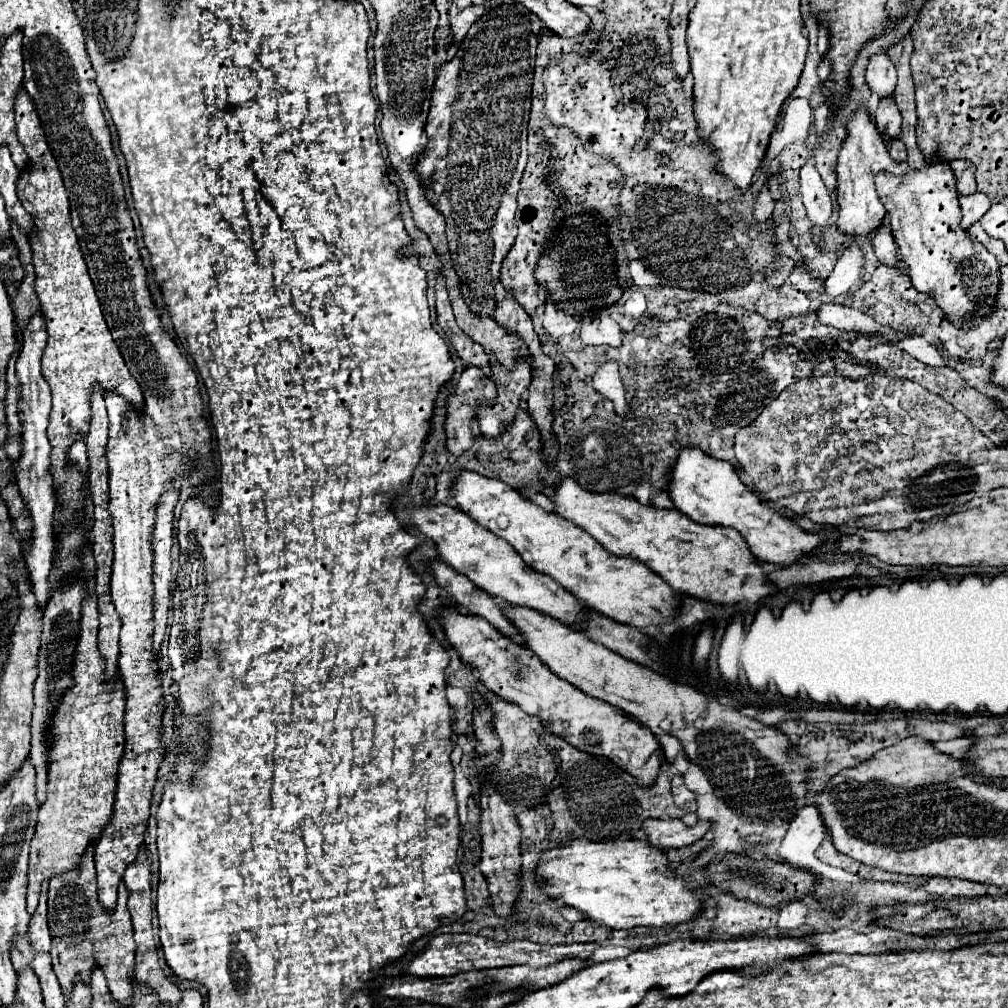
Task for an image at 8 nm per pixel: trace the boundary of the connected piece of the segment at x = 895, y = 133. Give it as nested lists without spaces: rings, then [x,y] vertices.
[[[892,97],[880,101],[880,107],[876,111],[874,121],[876,121],[876,127],[878,127],[882,137],[888,137],[888,141],[900,139],[900,133],[902,133],[900,123],[902,123],[902,119],[900,119],[900,111],[898,111]]]

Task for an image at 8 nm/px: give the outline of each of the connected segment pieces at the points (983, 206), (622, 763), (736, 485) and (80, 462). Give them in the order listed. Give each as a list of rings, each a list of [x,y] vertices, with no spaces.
[[[972,193],[966,197],[960,197],[960,209],[962,209],[962,229],[968,229],[976,221],[984,217],[984,213],[990,209],[990,199],[982,193]]]
[[[452,607],[440,613],[440,621],[444,625],[448,641],[462,655],[462,661],[472,663],[478,669],[484,685],[492,689],[498,697],[512,701],[520,705],[524,713],[538,717],[550,733],[562,737],[572,747],[590,755],[602,755],[610,759],[620,769],[630,773],[640,783],[640,787],[652,787],[654,779],[660,773],[664,755],[660,749],[660,741],[646,725],[622,713],[618,707],[594,699],[568,681],[556,677],[528,647],[514,643],[486,619],[460,615]]]
[[[688,447],[678,457],[678,463],[674,467],[674,479],[670,483],[670,497],[676,509],[688,515],[692,521],[698,521],[702,525],[722,525],[736,529],[748,541],[752,553],[758,559],[764,559],[764,563],[776,563],[782,567],[792,565],[824,543],[824,537],[800,529],[794,521],[768,507],[740,481],[730,463],[710,459],[710,455],[702,455],[698,447]]]
[[[78,437],[76,443],[70,447],[70,461],[72,461],[78,469],[82,469],[84,473],[88,471],[88,455],[86,455],[86,445],[84,445],[82,437]]]

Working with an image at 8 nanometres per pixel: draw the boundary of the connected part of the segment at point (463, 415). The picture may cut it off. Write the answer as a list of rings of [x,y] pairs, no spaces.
[[[466,367],[460,375],[458,387],[454,395],[448,397],[448,419],[446,419],[446,447],[450,453],[450,463],[454,463],[464,451],[468,451],[474,443],[472,433],[472,419],[476,417],[476,409],[480,405],[494,405],[496,403],[496,387],[490,377],[486,377],[478,367]]]

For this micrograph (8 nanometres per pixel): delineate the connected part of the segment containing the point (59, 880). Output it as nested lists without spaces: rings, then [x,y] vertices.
[[[88,847],[82,855],[82,865],[66,875],[58,875],[50,881],[48,891],[48,925],[52,933],[52,967],[60,981],[64,999],[68,1001],[74,989],[74,979],[80,977],[84,983],[90,983],[90,971],[100,967],[106,973],[108,987],[114,999],[130,1001],[132,981],[134,981],[134,931],[132,919],[126,907],[128,891],[124,883],[118,889],[118,907],[114,913],[106,913],[96,895],[96,869],[94,869],[94,849]]]

